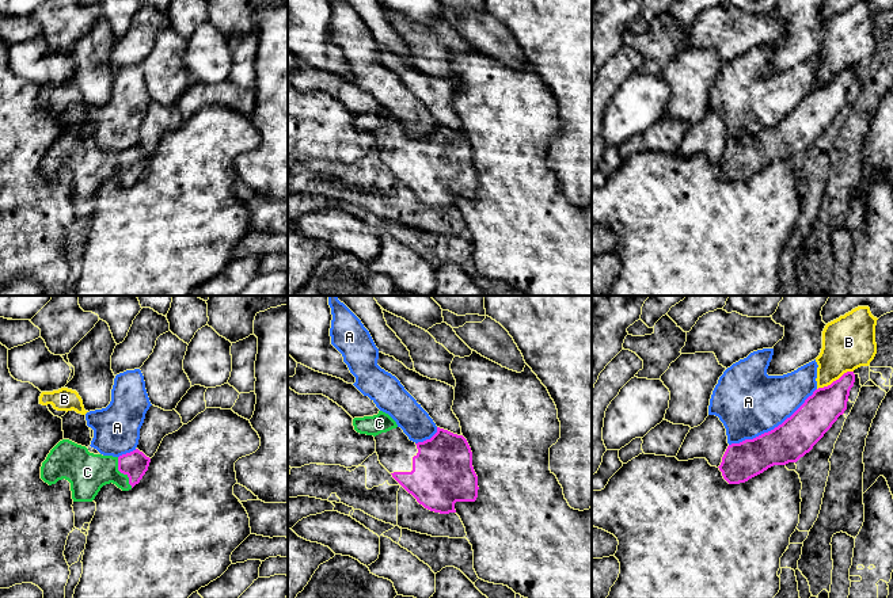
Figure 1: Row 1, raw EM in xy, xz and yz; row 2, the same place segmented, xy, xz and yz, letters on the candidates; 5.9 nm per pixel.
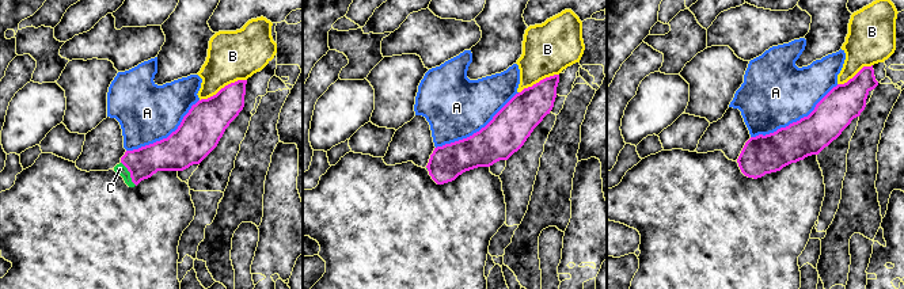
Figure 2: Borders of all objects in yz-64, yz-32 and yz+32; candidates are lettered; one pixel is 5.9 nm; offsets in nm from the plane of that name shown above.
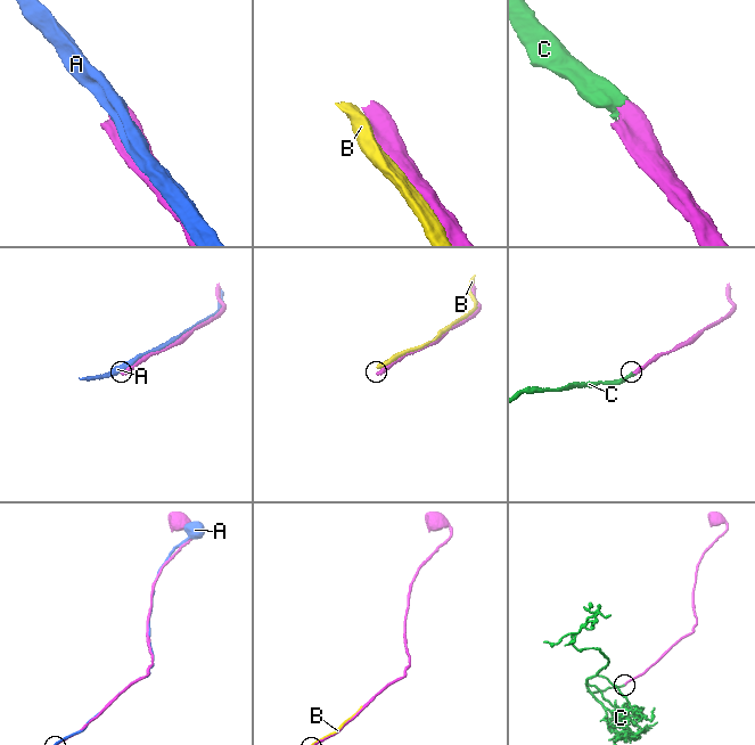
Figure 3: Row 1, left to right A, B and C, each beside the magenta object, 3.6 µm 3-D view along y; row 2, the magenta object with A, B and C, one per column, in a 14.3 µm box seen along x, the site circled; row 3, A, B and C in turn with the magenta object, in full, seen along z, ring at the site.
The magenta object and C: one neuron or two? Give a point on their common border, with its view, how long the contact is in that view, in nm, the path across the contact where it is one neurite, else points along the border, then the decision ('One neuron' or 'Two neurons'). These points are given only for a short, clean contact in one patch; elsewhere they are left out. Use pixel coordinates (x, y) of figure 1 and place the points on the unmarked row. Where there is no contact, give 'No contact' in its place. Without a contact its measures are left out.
Touches magenta at xy (122, 168). Shared border 200 nm. Path across: xy (135, 160), (122, 168), (87, 168). One neuron

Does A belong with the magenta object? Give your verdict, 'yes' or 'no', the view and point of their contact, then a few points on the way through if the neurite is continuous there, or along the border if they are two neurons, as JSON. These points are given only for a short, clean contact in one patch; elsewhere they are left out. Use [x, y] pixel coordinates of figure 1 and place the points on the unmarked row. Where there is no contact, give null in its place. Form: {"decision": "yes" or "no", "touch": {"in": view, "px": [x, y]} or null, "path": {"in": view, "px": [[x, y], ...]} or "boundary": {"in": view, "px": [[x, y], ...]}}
{"decision": "no", "touch": {"in": "yz", "px": [774, 125]}}

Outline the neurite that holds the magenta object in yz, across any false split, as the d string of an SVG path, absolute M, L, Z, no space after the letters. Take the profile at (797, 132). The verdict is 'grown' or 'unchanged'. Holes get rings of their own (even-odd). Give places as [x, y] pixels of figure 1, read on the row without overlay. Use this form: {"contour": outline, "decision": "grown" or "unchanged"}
{"contour": "M854 68L818 84L782 121L753 136L727 142L718 163L729 180L745 179L774 161L797 159L847 106Z", "decision": "unchanged"}

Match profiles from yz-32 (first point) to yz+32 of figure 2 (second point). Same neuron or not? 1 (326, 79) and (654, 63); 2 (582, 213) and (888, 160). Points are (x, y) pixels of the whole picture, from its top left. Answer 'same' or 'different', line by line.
1: same
2: different

